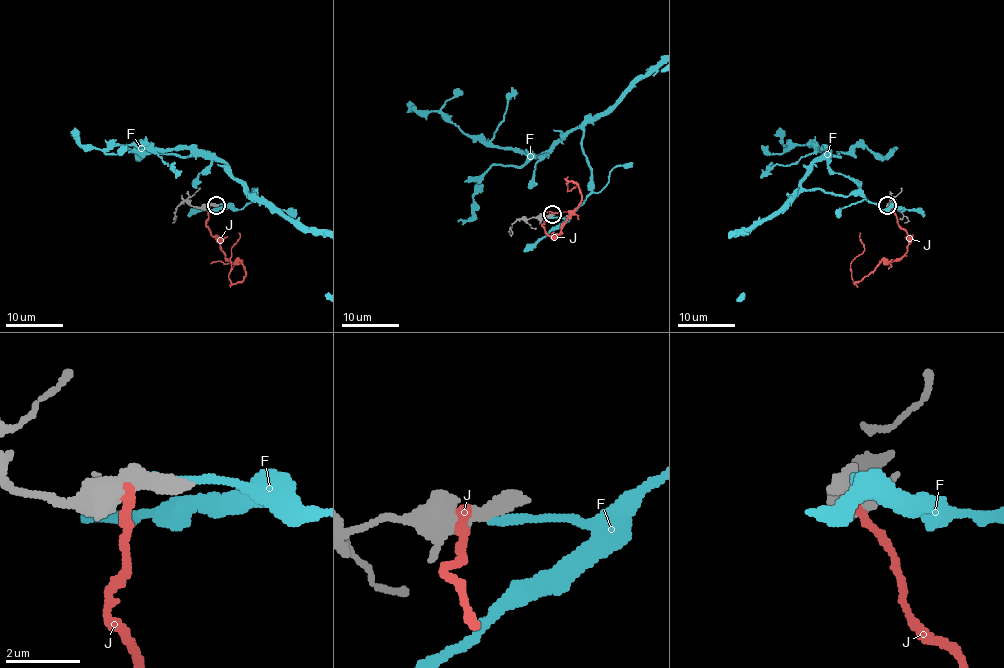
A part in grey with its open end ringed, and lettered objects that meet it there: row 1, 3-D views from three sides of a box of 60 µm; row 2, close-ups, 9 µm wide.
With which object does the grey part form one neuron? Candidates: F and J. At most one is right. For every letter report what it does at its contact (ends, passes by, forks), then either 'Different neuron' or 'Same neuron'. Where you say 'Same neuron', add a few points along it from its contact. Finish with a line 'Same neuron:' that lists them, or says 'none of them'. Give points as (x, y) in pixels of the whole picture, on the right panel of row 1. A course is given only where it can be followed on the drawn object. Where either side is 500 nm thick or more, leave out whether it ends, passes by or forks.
F: Different neuron
J: It ends there. Different neuron
Same neuron: none of them

